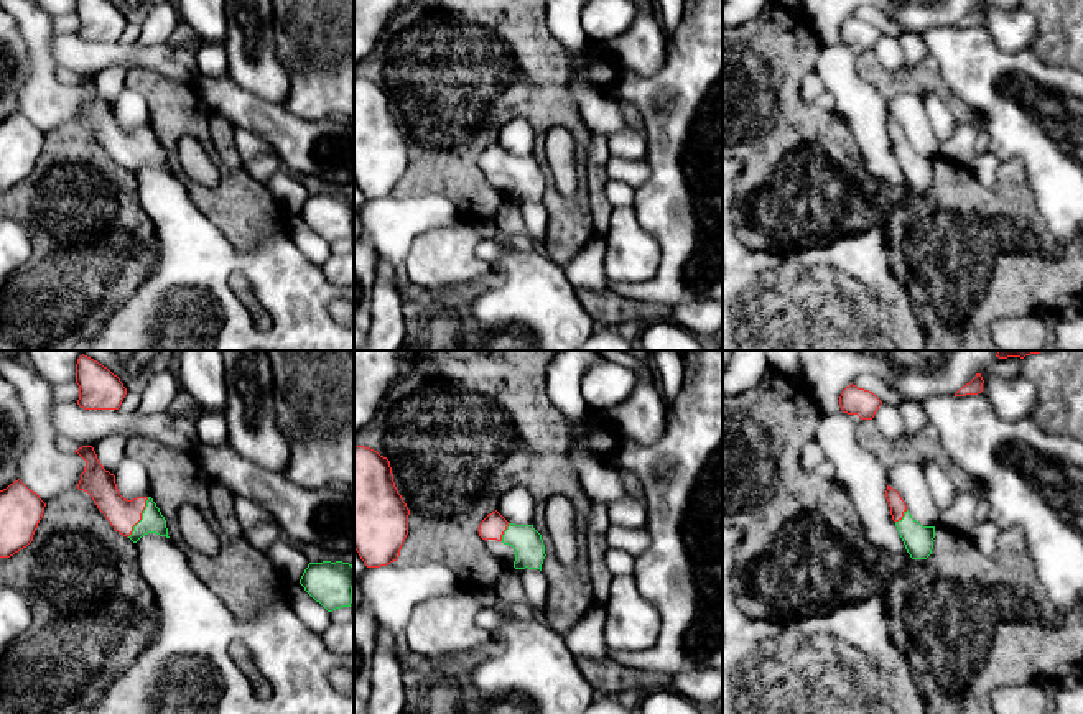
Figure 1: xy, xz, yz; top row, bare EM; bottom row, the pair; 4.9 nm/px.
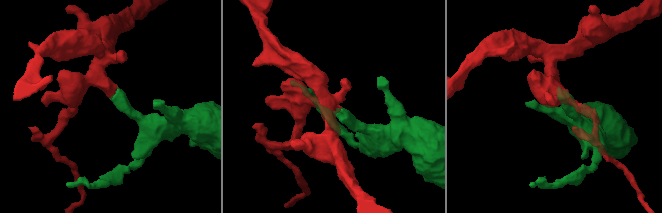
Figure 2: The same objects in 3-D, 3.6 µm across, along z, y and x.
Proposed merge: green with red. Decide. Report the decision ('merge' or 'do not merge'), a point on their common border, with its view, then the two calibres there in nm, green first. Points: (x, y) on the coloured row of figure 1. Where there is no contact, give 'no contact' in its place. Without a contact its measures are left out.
merge; meets green in xy at (142, 517); 110 nm thick on the green side, 150 nm on the other

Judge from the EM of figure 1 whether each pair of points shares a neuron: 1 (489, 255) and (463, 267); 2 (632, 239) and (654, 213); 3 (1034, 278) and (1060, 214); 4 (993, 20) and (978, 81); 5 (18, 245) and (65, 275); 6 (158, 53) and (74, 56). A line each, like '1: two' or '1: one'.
1: two
2: two
3: two
4: two
5: two
6: one

